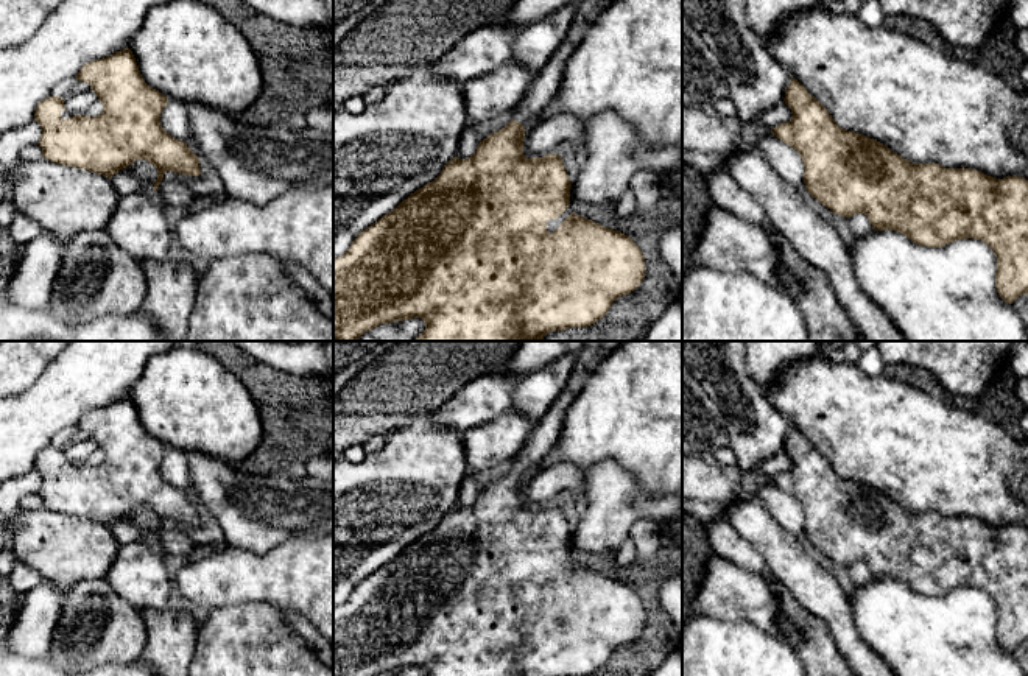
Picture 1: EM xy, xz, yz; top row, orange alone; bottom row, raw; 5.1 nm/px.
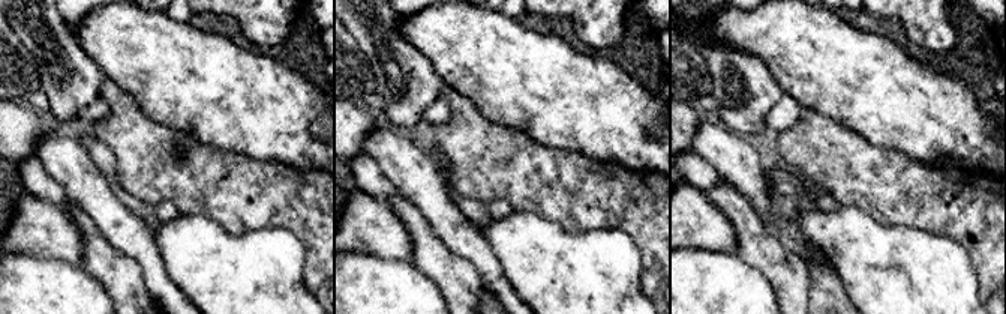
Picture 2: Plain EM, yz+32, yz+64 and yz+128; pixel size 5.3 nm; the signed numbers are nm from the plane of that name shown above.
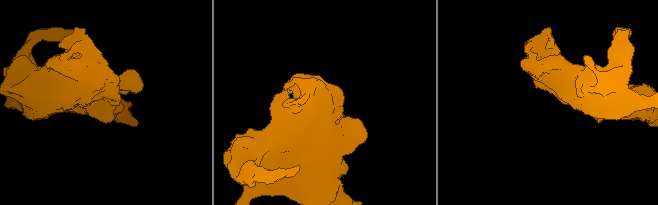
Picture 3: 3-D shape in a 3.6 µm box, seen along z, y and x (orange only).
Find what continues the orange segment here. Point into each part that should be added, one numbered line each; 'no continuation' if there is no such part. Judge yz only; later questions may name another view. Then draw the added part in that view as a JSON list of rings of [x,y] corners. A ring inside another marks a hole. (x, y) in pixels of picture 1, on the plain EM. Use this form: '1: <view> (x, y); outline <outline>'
no continuation

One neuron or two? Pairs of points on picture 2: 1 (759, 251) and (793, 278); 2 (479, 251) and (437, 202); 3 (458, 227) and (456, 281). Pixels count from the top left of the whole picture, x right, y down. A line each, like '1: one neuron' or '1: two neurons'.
1: one neuron
2: one neuron
3: two neurons

